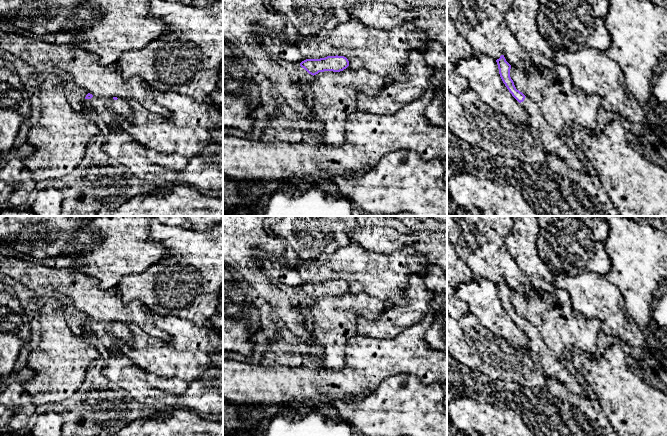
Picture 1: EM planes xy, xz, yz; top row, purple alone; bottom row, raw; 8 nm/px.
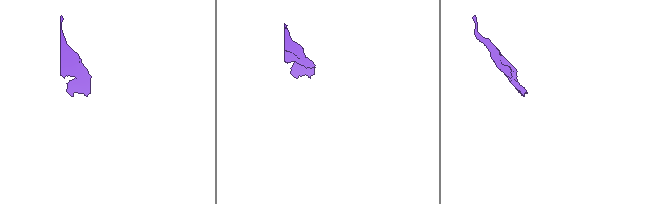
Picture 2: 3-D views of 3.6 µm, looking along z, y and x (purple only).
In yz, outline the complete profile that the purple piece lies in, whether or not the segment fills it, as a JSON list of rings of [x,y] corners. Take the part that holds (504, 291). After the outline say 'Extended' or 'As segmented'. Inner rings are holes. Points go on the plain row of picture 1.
[[[501,279],[496,286],[503,307],[529,339],[529,355],[537,370],[544,377],[554,377],[571,393],[584,397],[587,396],[578,381],[569,373],[565,364],[557,359],[544,343],[537,328],[516,313],[510,301],[511,289],[506,285],[504,279]]]. Extended

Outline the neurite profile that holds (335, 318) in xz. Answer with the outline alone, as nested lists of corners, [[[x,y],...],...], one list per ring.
[[[350,290],[340,296],[314,299],[307,311],[313,320],[313,340],[325,350],[322,356],[316,357],[321,365],[332,370],[343,368],[347,343],[357,334],[358,318],[375,320],[386,307],[387,303],[379,298]]]

